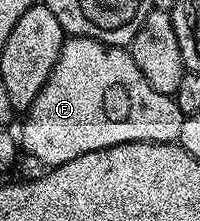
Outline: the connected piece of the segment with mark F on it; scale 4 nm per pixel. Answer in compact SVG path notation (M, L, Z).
M71 36L64 41L61 52L57 56L57 64L53 64L53 72L49 72L49 80L45 84L45 88L41 88L37 100L33 100L33 104L26 110L24 118L27 119L23 122L23 131L17 134L17 142L21 147L22 153L24 150L29 157L36 158L43 165L43 168L50 168L65 164L69 160L77 160L77 156L85 156L85 152L97 152L101 148L113 148L117 144L129 144L130 142L175 142L181 132L181 124L184 117L181 108L177 108L172 95L157 92L157 88L149 88L149 80L145 80L145 76L141 76L141 68L137 68L130 49L122 46L106 46L104 42L98 42L92 38Z

